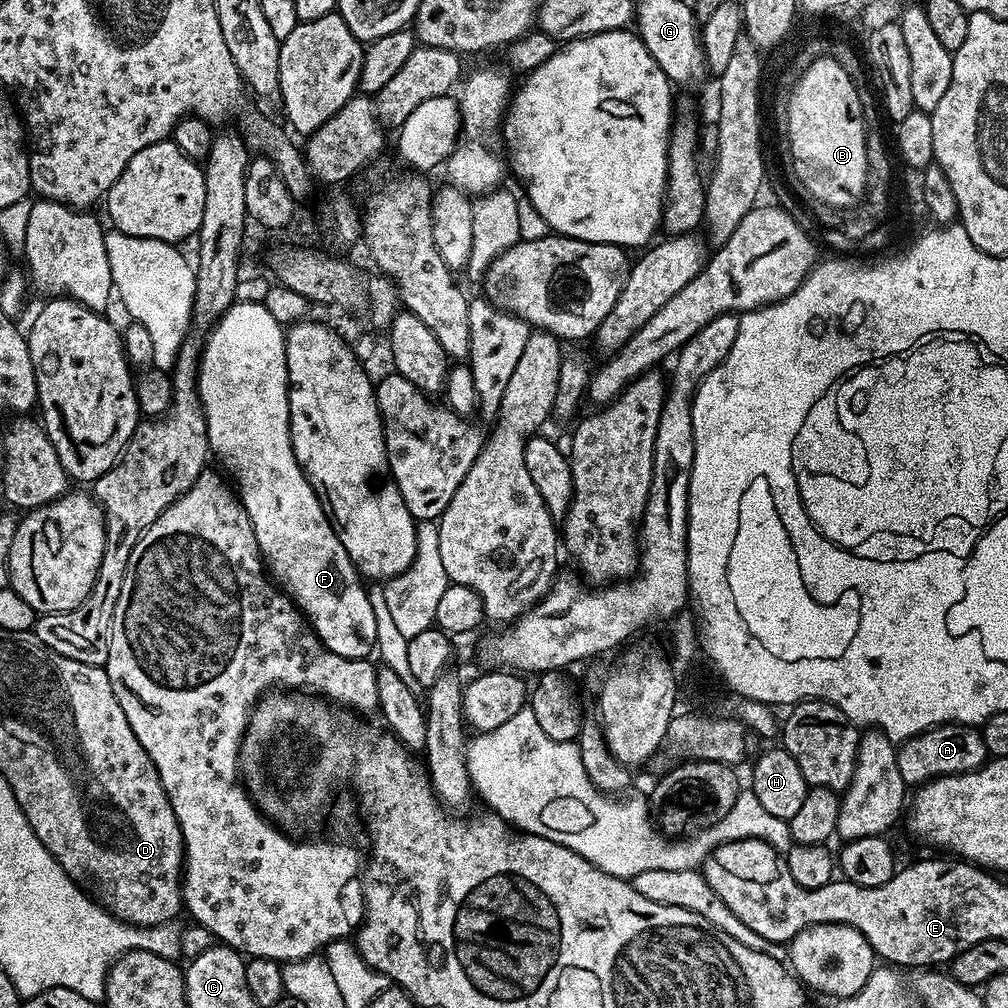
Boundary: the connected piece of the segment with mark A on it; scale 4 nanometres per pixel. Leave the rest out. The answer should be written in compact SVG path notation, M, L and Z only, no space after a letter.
M939 724L927 728L903 741L897 747L898 774L908 786L927 784L939 776L950 774L966 774L970 770L982 767L989 759L986 742L982 738L980 728L971 724Z

